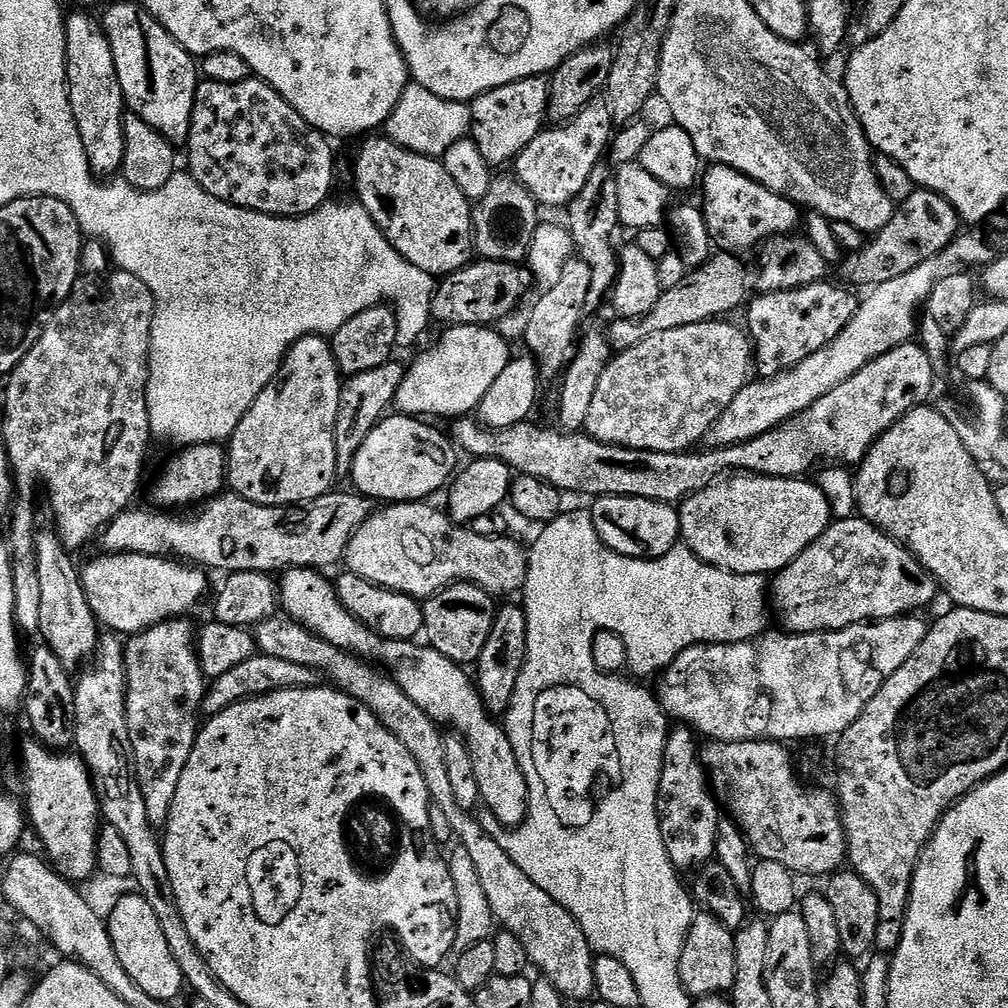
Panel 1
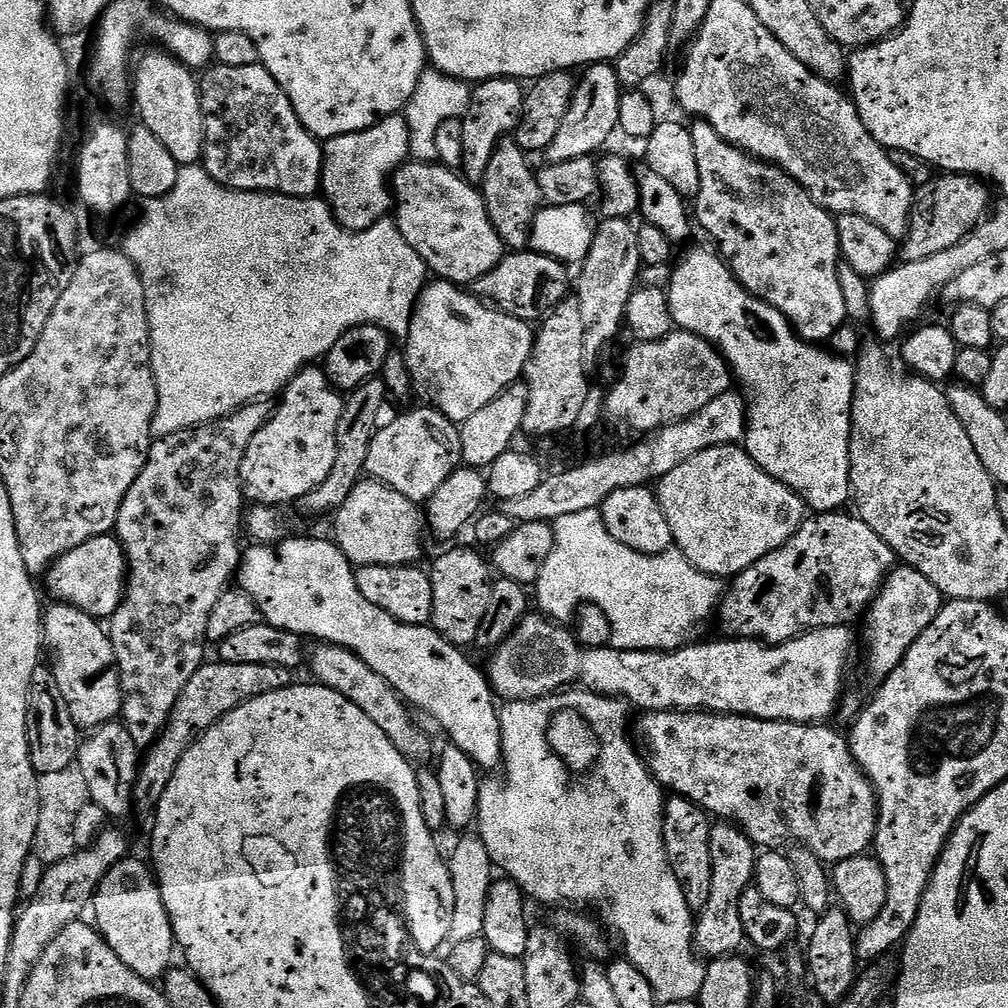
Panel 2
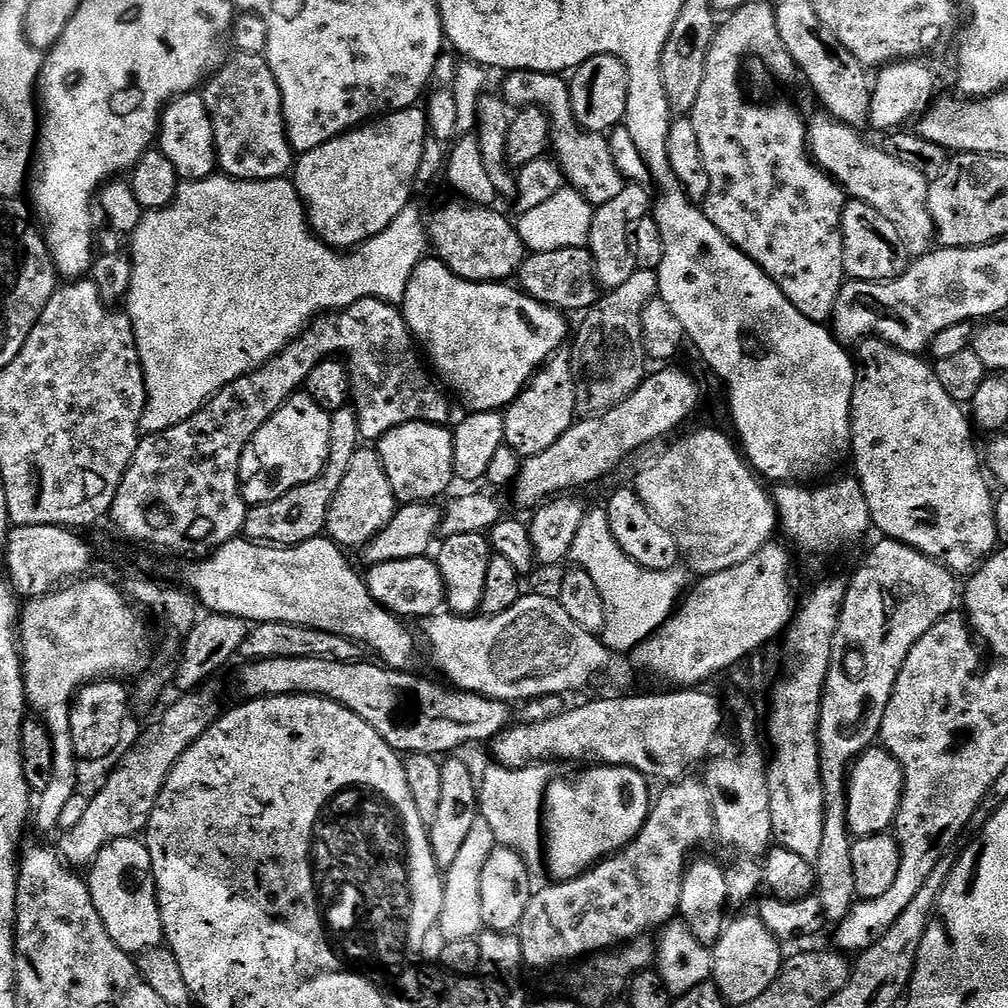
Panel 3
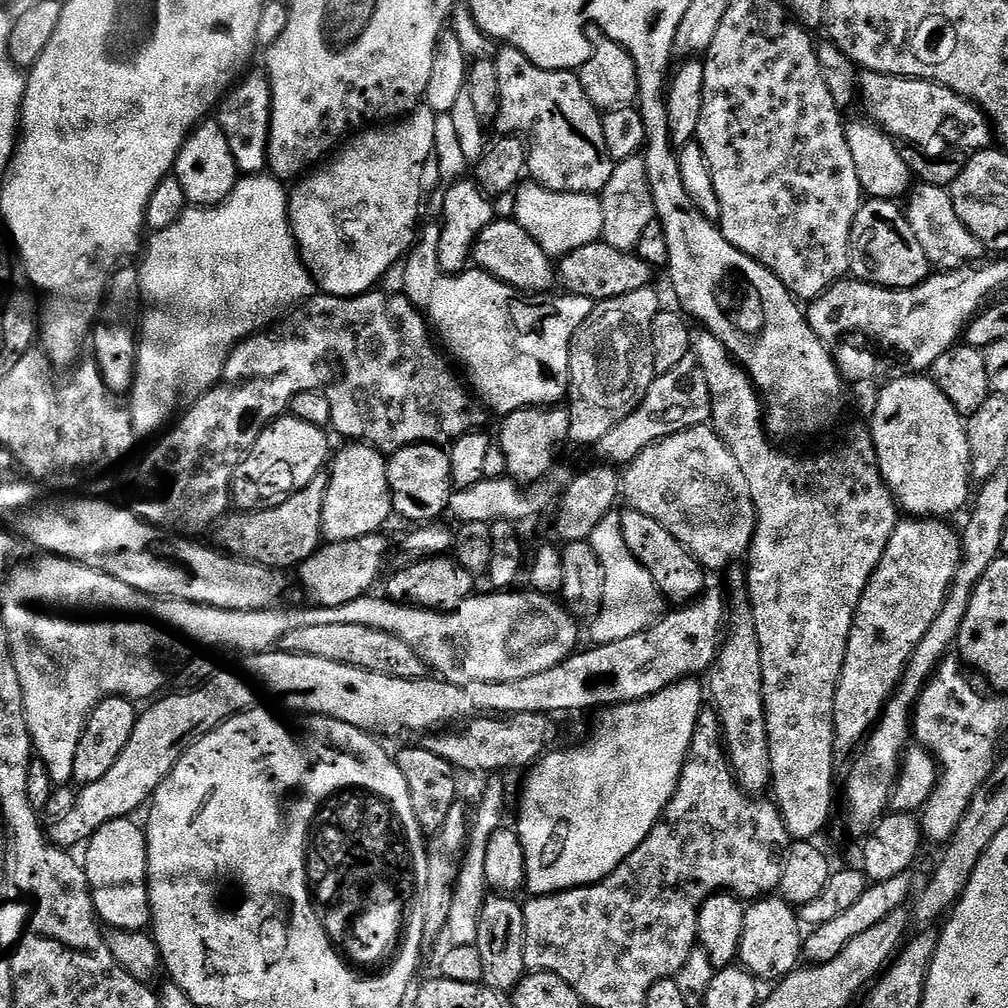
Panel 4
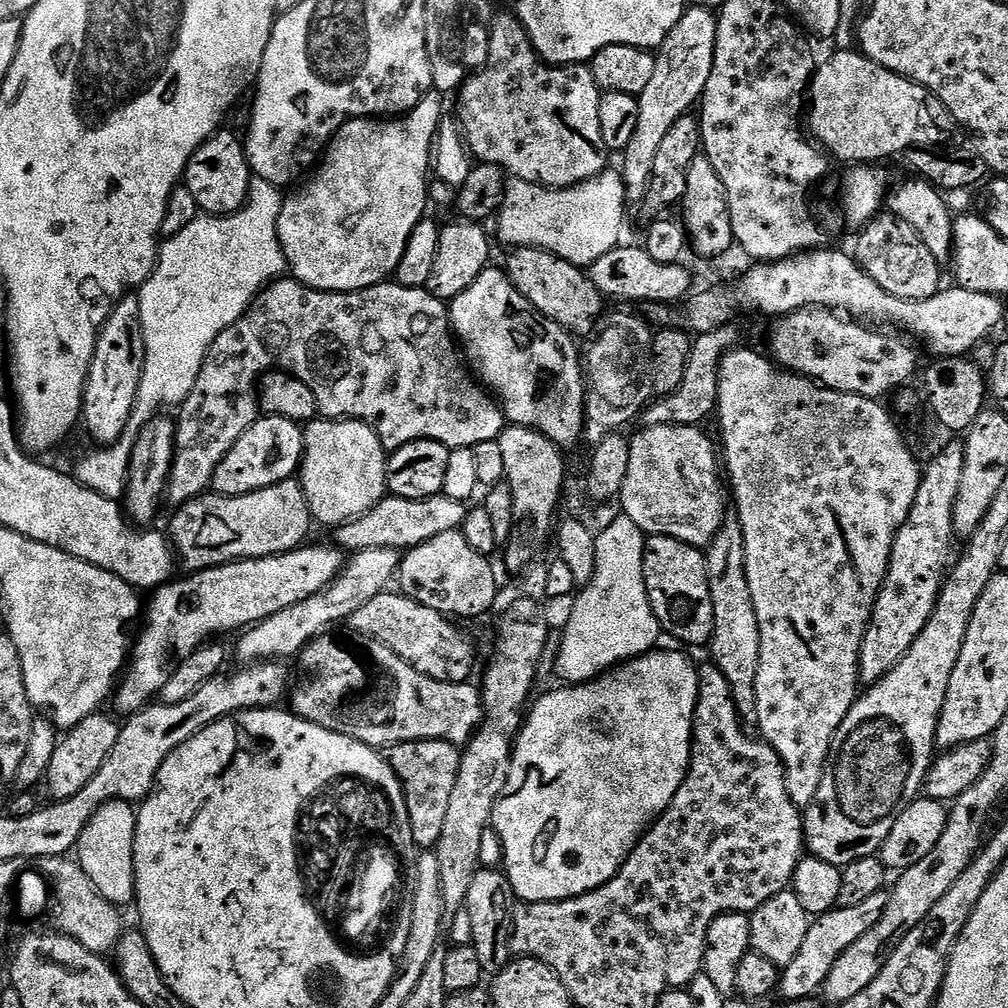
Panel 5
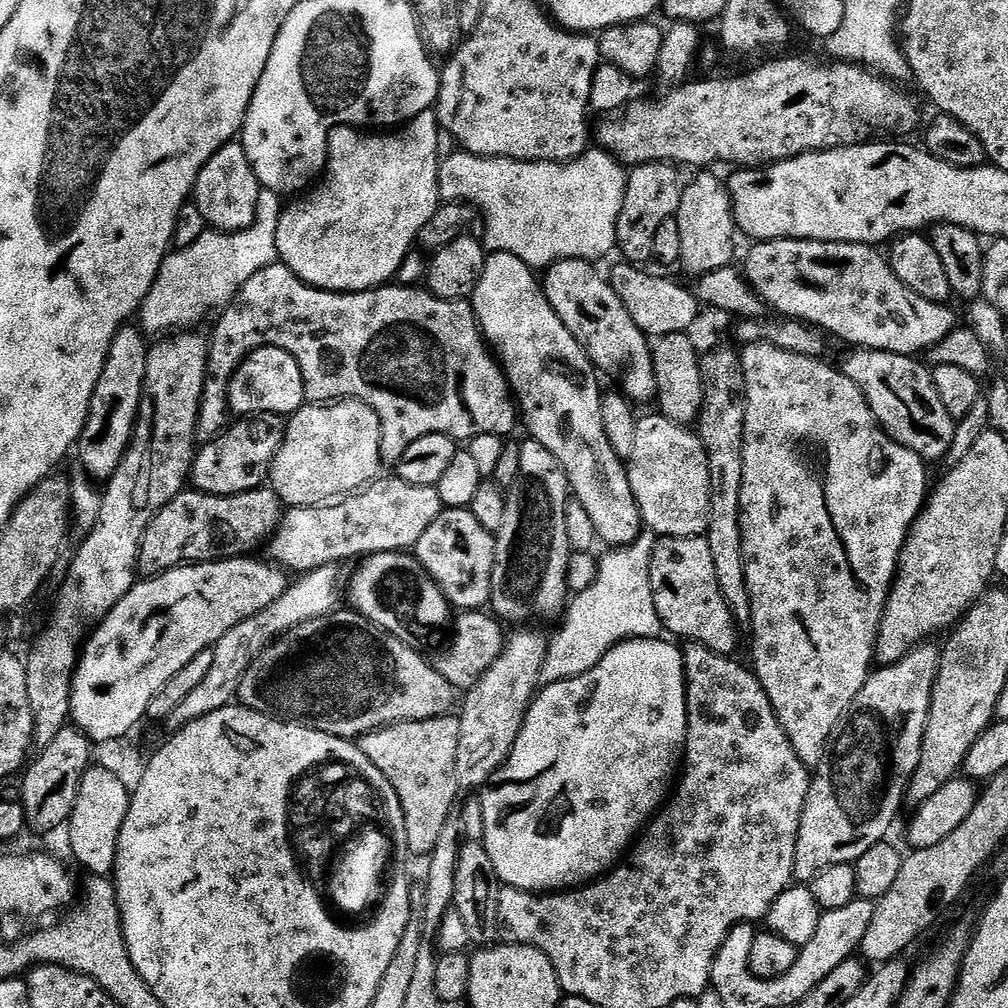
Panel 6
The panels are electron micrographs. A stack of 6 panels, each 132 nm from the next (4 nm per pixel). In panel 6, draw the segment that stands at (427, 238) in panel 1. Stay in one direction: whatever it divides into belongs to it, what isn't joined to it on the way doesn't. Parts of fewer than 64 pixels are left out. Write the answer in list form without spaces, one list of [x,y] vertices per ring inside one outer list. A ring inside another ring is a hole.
[[[560,260],[548,265],[542,276],[544,297],[554,314],[562,318],[562,326],[584,345],[593,365],[601,373],[620,368],[619,387],[623,395],[633,405],[651,405],[656,399],[656,379],[649,337],[638,330],[634,318],[630,318],[630,310],[622,306],[622,298],[614,294],[611,283],[592,268],[595,267],[587,260]]]

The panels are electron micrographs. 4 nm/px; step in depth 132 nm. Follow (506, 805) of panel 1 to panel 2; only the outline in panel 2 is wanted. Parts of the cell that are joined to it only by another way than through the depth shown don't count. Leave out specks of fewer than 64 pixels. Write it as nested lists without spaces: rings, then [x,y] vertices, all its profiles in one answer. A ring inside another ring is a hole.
[[[285,538],[279,544],[258,544],[253,543],[249,552],[243,553],[238,569],[238,584],[246,590],[246,594],[250,594],[250,598],[254,598],[254,602],[258,602],[258,610],[262,610],[264,615],[264,623],[274,626],[278,630],[290,630],[294,634],[298,634],[301,638],[309,638],[313,636],[313,641],[323,642],[326,644],[337,644],[346,650],[350,650],[358,658],[362,658],[362,662],[366,662],[366,666],[370,666],[370,670],[374,670],[374,674],[382,674],[382,678],[386,678],[386,682],[390,682],[390,686],[395,692],[401,696],[413,709],[425,712],[432,720],[437,720],[444,727],[444,732],[449,736],[451,743],[462,749],[466,755],[476,765],[477,769],[501,767],[504,759],[504,751],[502,750],[502,730],[500,729],[500,713],[498,711],[498,700],[494,695],[491,684],[488,683],[487,675],[483,671],[480,672],[463,656],[461,649],[455,644],[451,644],[446,638],[438,635],[435,628],[431,626],[421,626],[419,624],[403,624],[394,618],[390,618],[390,614],[386,614],[386,610],[378,610],[378,606],[374,606],[374,602],[366,602],[366,598],[362,598],[362,590],[358,590],[358,582],[356,581],[356,573],[354,566],[342,554],[342,550],[331,539],[328,540],[292,540],[293,538]]]

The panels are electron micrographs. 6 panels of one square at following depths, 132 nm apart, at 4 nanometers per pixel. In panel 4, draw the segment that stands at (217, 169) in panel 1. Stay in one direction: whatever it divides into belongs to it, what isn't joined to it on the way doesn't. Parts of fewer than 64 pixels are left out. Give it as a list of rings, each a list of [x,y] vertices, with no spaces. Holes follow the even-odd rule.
[[[263,71],[250,72],[233,83],[232,87],[224,93],[214,112],[216,123],[222,126],[222,134],[226,134],[226,142],[230,142],[230,154],[234,154],[236,171],[240,174],[260,174],[268,168],[268,127],[272,121],[272,83]]]

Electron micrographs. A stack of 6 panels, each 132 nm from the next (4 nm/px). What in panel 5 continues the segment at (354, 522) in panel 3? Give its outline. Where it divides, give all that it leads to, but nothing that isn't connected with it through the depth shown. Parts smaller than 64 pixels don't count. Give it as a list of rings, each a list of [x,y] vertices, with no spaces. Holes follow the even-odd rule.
[[[309,420],[298,479],[317,525],[339,526],[365,516],[386,495],[388,462],[378,434],[361,420]]]

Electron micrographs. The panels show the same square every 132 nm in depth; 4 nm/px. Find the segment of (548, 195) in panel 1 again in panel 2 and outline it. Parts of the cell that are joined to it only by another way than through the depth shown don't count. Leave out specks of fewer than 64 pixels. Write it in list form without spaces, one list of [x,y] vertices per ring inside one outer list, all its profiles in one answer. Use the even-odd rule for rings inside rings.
[[[601,62],[587,65],[583,72],[584,77],[581,75],[576,81],[576,93],[570,102],[570,110],[566,110],[566,118],[562,118],[562,127],[554,137],[554,142],[548,147],[546,160],[549,164],[570,162],[571,159],[599,153],[599,148],[621,127],[622,89],[615,67],[611,63]]]

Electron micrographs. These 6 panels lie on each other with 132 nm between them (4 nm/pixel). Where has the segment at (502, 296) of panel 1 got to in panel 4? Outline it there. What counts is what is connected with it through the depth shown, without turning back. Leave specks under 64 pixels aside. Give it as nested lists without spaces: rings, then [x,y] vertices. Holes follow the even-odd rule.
[[[597,242],[595,244],[587,244],[578,250],[574,250],[571,254],[563,257],[558,264],[558,284],[561,284],[565,293],[574,296],[585,296],[594,302],[602,300],[615,300],[617,296],[622,294],[634,294],[636,290],[642,290],[649,287],[653,283],[652,276],[654,270],[646,262],[642,262],[639,256],[630,253],[614,250],[614,246]]]

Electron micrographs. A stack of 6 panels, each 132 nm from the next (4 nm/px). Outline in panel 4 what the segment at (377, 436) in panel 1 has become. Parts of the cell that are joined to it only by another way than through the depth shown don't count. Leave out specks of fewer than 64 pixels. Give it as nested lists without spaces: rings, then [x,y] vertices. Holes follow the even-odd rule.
[[[431,442],[406,444],[391,453],[387,462],[388,491],[392,494],[392,506],[397,517],[416,520],[412,522],[432,522],[447,511],[454,485],[450,458],[441,445]]]

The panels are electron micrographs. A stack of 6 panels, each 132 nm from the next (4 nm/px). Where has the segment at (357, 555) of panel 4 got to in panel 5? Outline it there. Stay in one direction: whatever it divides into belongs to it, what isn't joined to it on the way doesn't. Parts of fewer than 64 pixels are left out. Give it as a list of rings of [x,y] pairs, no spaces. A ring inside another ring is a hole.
[[[301,546],[293,552],[283,552],[277,556],[267,556],[257,560],[236,560],[232,564],[219,564],[216,568],[196,570],[188,574],[185,580],[176,578],[155,589],[151,593],[152,601],[149,604],[147,601],[146,611],[142,616],[144,633],[137,640],[135,637],[126,671],[114,692],[117,710],[124,712],[123,714],[135,714],[153,698],[159,697],[176,665],[185,660],[191,652],[205,647],[211,641],[208,640],[211,636],[220,636],[223,632],[239,633],[331,586],[346,563],[345,553],[335,546],[308,547]]]

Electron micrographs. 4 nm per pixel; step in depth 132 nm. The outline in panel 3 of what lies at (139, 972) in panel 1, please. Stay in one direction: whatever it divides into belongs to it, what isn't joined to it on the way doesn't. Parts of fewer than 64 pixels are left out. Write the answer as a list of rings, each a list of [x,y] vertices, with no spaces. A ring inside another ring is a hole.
[[[126,836],[106,845],[92,861],[86,883],[94,910],[98,910],[102,926],[106,926],[106,934],[114,938],[122,951],[143,954],[165,943],[166,921],[160,914],[156,879],[152,876],[152,859],[143,839]]]

